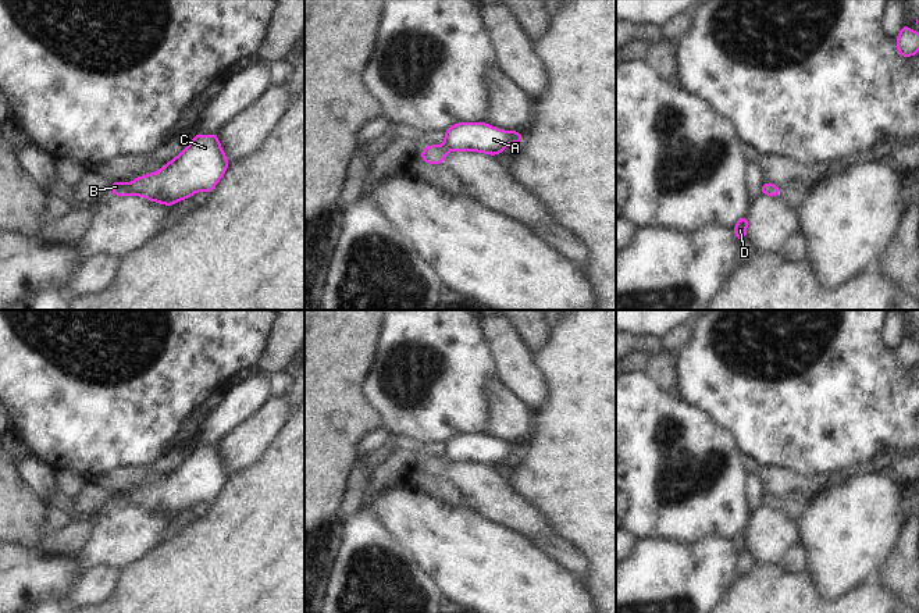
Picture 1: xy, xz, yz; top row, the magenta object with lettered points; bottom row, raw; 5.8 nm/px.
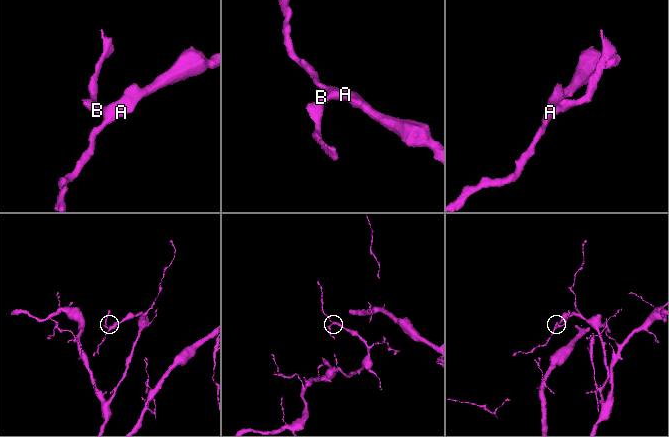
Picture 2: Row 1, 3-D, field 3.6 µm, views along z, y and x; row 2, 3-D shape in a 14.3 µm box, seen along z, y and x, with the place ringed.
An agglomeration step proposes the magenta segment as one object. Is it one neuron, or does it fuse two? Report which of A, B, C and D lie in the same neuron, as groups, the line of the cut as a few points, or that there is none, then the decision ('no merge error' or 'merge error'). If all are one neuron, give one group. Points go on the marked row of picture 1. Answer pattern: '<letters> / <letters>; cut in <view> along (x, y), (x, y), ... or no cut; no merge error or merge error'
A B C D; no cut; no merge error

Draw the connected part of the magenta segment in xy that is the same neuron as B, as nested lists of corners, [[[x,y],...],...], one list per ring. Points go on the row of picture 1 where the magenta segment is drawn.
[[[218,133],[195,135],[192,143],[157,172],[138,177],[131,183],[113,181],[110,190],[120,197],[135,195],[171,207],[199,190],[210,193],[227,168]]]

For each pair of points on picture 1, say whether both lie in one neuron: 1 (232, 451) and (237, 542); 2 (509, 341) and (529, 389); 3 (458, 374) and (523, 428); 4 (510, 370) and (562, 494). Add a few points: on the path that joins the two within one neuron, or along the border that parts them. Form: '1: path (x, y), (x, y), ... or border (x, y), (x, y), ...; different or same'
1: border (262, 456), (228, 478); different
2: path (510, 353), (522, 377); same
3: border (495, 374), (487, 388), (488, 420), (483, 431); different
4: border (544, 376), (547, 396), (537, 409); different

